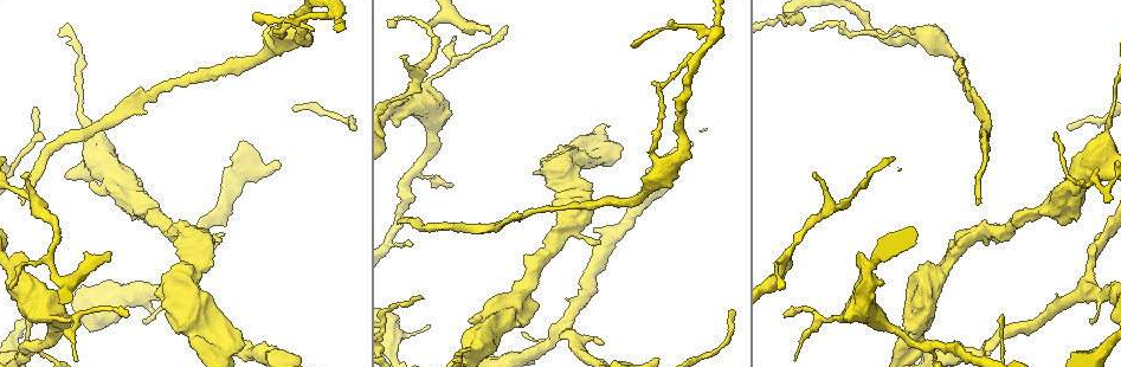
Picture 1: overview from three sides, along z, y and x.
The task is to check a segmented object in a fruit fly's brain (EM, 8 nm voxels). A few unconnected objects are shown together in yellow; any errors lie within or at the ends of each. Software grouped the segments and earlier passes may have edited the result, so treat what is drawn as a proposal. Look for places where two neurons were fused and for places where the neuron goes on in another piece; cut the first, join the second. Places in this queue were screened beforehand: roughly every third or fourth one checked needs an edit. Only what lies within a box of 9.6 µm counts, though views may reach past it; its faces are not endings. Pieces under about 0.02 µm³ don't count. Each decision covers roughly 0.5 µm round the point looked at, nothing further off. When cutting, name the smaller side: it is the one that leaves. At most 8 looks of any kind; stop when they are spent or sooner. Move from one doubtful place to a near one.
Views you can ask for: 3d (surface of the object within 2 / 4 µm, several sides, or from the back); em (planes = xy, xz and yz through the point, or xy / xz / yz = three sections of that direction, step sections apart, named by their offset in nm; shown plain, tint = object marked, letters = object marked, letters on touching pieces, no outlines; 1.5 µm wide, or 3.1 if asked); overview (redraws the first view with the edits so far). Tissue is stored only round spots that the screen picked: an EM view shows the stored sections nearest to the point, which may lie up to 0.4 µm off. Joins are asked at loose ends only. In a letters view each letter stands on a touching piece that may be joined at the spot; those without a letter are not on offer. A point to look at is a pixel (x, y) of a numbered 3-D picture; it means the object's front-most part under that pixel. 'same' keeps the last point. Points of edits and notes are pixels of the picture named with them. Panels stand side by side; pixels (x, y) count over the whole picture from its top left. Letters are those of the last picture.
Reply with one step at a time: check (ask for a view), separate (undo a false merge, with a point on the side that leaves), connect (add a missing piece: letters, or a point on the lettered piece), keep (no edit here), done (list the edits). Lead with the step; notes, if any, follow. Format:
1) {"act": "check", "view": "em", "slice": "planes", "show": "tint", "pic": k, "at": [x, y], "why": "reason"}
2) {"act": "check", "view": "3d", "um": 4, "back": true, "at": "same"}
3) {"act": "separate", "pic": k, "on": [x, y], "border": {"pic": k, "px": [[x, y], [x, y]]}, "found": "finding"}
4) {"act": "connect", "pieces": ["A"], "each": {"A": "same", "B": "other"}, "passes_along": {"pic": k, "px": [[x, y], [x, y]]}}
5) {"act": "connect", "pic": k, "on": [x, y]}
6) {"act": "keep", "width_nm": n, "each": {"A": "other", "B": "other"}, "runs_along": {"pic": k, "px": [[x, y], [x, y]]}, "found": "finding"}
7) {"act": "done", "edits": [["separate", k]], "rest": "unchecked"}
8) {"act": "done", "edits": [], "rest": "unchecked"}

{"act": "check", "view": "em", "slice": "yz", "step": 8, "show": "tint", "pic": 1, "at": [142, 320], "why": "free end"}

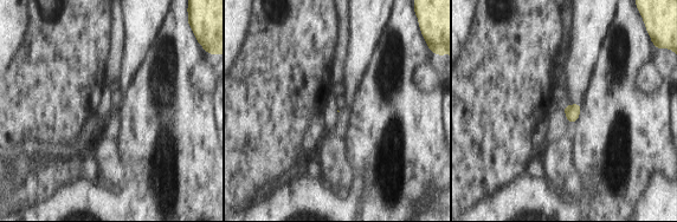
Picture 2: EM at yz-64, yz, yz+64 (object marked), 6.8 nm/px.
{"act": "check", "view": "em", "slice": "yz", "step": 8, "show": "letters", "at": "same"}

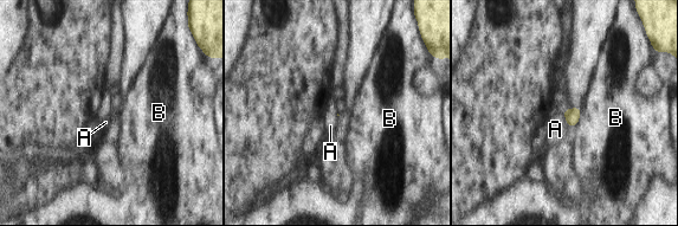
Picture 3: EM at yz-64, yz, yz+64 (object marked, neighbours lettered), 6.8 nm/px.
{"act": "keep", "each": {"A": "other", "B": "other"}, "found": "no lettered piece goes on from it"}

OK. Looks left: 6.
{"act": "check", "view": "em", "slice": "planes", "show": "letters", "pic": 1, "at": [622, 150], "why": "stops while still wide"}

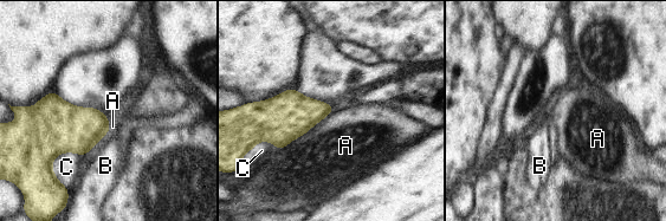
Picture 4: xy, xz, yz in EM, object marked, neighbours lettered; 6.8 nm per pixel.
{"act": "keep", "each": {"A": "other", "B": "other", "C": "other"}, "border": {"pic": 4, "px": [[332, 108], [305, 132], [277, 149]]}, "found": "no lettered piece goes on from it"}

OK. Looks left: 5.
{"act": "check", "view": "em", "slice": "planes", "show": "letters", "pic": 1, "at": [403, 222], "why": "end of a long branch"}

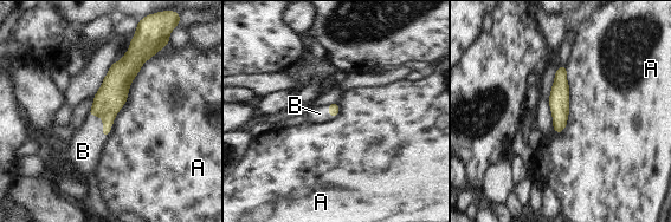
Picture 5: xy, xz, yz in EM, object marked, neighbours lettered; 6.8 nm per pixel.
{"act": "connect", "pieces": ["B"], "width_nm": 140, "each": {"A": "other", "B": "same"}, "passes_along": {"pic": 5, "px": [[113, 93], [103, 122], [83, 151]]}, "found": "the neuron continues"}

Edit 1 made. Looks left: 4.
{"act": "done", "edits": [["connect", 5]], "rest": "unchecked"}

